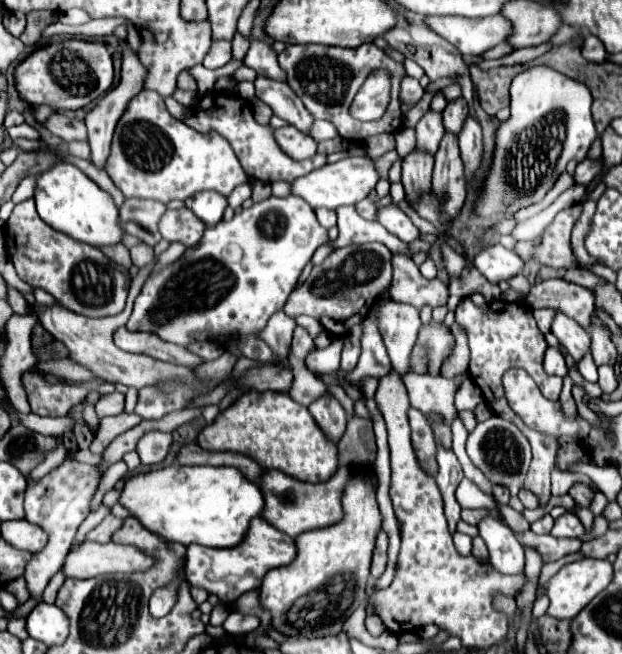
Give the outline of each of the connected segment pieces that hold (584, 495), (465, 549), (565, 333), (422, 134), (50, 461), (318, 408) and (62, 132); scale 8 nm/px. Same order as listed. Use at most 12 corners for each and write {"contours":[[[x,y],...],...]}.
{"contours":[[[573,484],[569,494],[577,506],[589,506],[593,490],[587,484]],[[453,534],[453,542],[459,554],[471,554],[471,536]],[[557,312],[551,332],[575,358],[589,350],[591,336]],[[433,110],[415,126],[415,150],[435,156],[445,134]],[[62,436],[56,437],[57,447],[29,476],[42,478],[59,466],[67,454]],[[329,390],[309,406],[317,424],[337,442],[347,414]],[[53,114],[45,126],[65,142],[87,140],[85,122]]]}

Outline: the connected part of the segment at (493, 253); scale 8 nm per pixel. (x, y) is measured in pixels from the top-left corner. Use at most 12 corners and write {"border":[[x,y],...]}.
{"border":[[483,246],[473,264],[493,284],[523,270],[517,252]]}

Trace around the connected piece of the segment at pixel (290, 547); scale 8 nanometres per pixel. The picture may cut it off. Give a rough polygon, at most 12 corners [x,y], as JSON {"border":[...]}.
{"border":[[253,520],[237,548],[186,547],[191,586],[235,602],[295,560],[291,536]]}

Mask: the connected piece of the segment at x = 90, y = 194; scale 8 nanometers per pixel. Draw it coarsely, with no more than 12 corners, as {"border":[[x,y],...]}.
{"border":[[69,162],[39,174],[41,220],[91,246],[121,242],[111,196]]}

